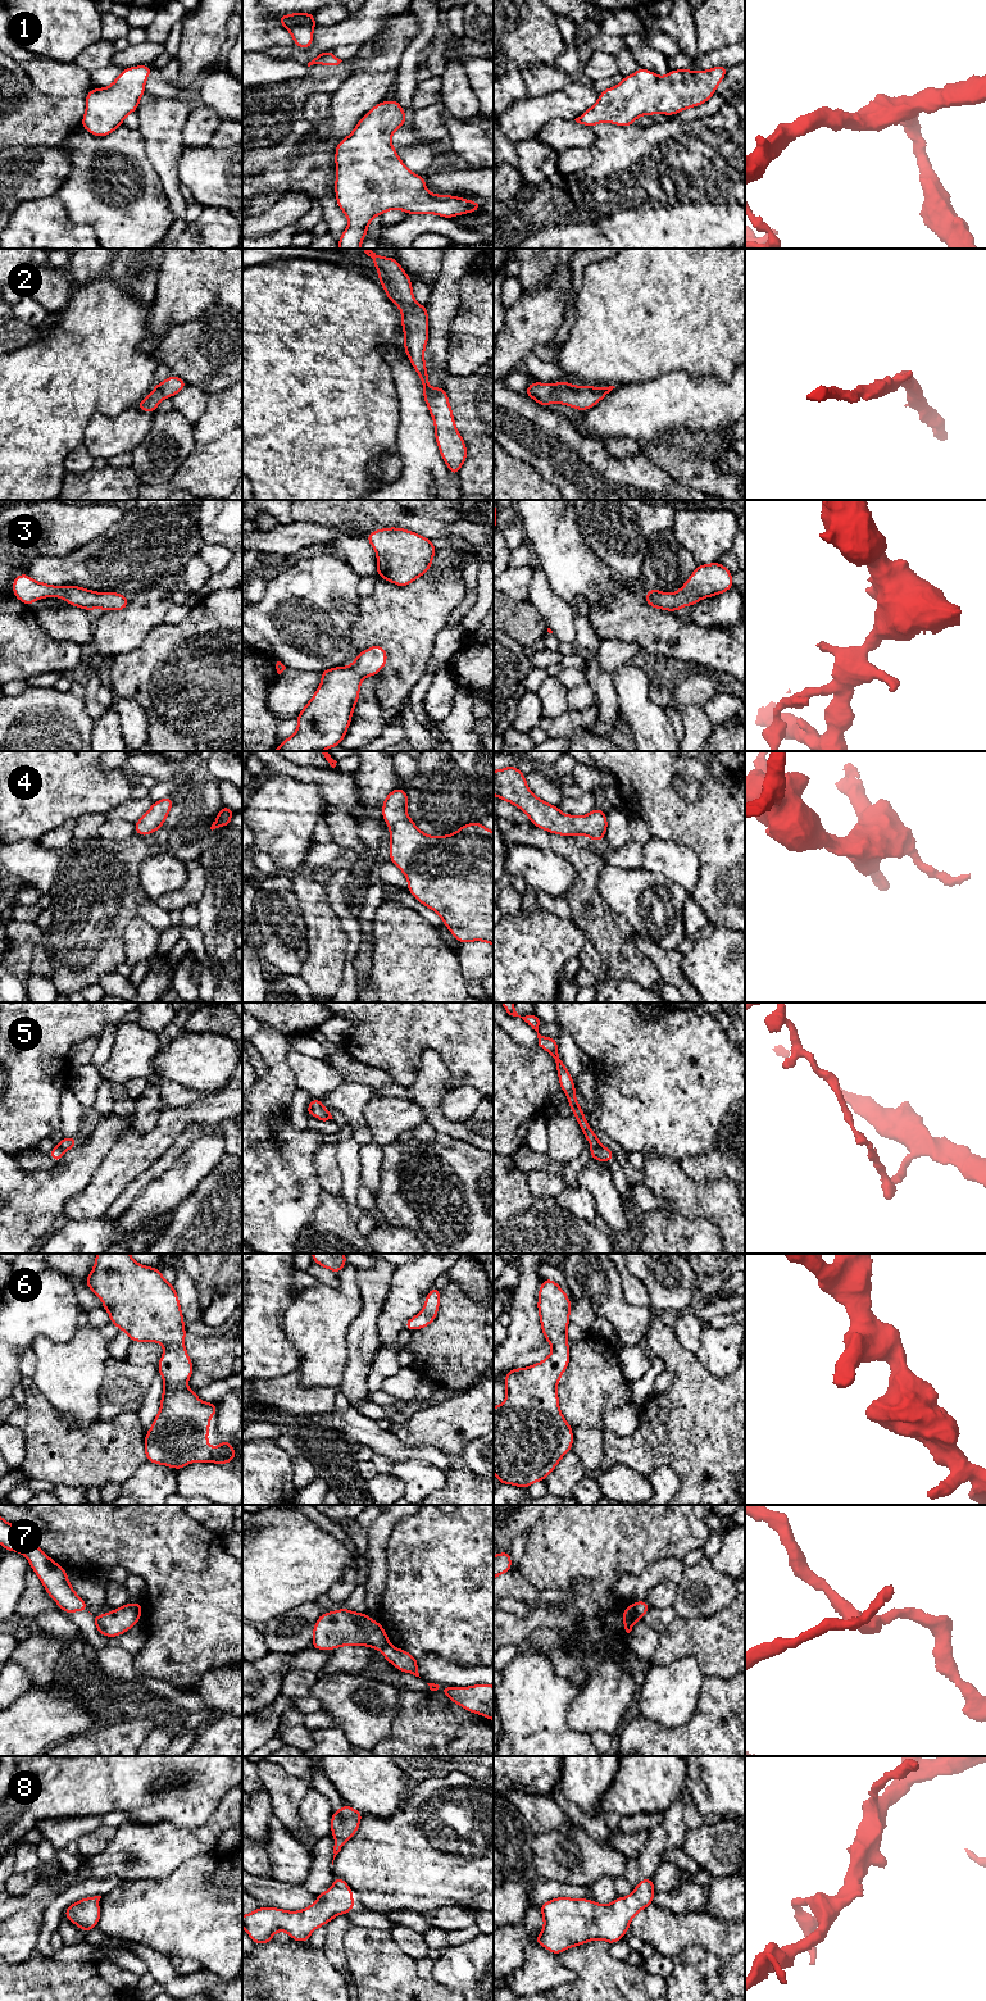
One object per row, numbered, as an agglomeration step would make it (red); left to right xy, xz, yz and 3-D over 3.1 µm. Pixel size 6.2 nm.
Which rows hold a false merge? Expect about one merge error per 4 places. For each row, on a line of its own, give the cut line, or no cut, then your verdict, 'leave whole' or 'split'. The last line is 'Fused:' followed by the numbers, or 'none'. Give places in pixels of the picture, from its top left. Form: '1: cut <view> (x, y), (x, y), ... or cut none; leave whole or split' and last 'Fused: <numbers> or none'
1: cut none; leave whole
2: cut none; leave whole
3: cut none; leave whole
4: cut none; leave whole
5: cut yz (601, 1145), (593, 1147); split
6: cut none; leave whole
7: cut yz (632, 1605), (641, 1617); split
8: cut none; leave whole
Fused: 5, 7

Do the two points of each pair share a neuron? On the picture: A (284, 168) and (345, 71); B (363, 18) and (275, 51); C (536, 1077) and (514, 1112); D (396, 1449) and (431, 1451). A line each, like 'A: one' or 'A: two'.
A: one
B: one
C: one
D: one

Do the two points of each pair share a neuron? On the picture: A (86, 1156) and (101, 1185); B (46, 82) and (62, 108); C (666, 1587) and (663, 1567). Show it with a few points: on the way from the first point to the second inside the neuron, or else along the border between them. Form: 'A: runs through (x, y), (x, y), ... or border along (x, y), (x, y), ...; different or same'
A: border along (112, 1146), (94, 1177), (76, 1195); different
B: border along (30, 80), (44, 94), (59, 98), (83, 98); different
C: border along (677, 1583), (660, 1581), (643, 1599); different

